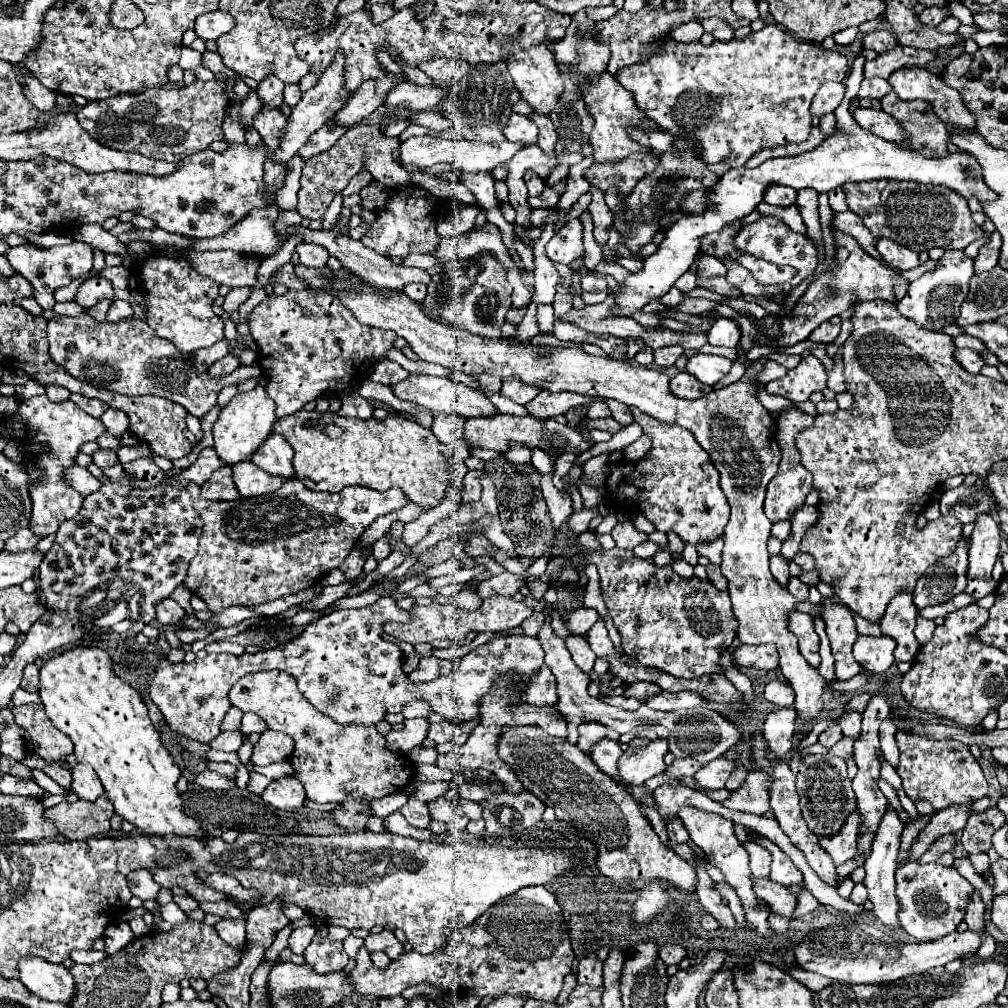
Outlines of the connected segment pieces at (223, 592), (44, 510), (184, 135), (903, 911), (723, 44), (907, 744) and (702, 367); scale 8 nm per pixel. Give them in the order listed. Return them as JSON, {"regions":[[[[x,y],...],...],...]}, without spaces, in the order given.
{"regions":[[[[298,479],[284,485],[270,495],[240,499],[240,501],[206,501],[200,496],[200,486],[189,483],[192,507],[198,511],[204,529],[200,549],[190,561],[184,585],[198,597],[202,597],[210,611],[220,611],[232,605],[256,607],[266,601],[274,601],[288,593],[298,593],[316,583],[324,573],[342,565],[362,531],[380,515],[402,509],[410,503],[408,495],[400,489],[376,491],[368,487],[344,487],[340,493],[318,493],[304,487]]],[[[46,395],[24,399],[20,403],[16,415],[22,419],[22,433],[24,433],[22,445],[38,443],[38,445],[44,447],[38,453],[28,451],[26,457],[34,463],[34,467],[38,471],[42,471],[38,481],[32,481],[32,479],[28,481],[28,493],[30,493],[30,499],[32,499],[30,531],[36,537],[46,537],[46,535],[56,533],[56,519],[72,519],[82,509],[84,495],[80,495],[66,481],[64,471],[68,467],[76,465],[76,457],[78,457],[80,447],[84,443],[96,441],[98,437],[108,433],[108,429],[104,427],[104,423],[100,423],[100,419],[96,419],[96,417],[88,415],[84,409],[80,409],[72,399],[54,403]]],[[[224,79],[194,81],[178,89],[148,89],[134,95],[118,95],[104,101],[90,101],[78,111],[78,123],[94,141],[118,149],[134,151],[152,159],[176,163],[194,151],[206,149],[212,141],[224,139],[222,121],[230,109],[224,95]]],[[[906,863],[898,867],[896,883],[896,895],[900,903],[898,921],[908,935],[924,941],[952,933],[964,919],[966,907],[974,893],[974,887],[956,871],[956,867],[942,867],[938,863]]],[[[768,23],[762,31],[750,33],[744,39],[714,41],[708,47],[702,43],[680,45],[672,41],[664,55],[654,55],[654,59],[636,63],[634,67],[624,67],[616,73],[616,77],[626,89],[630,89],[638,109],[642,109],[642,113],[658,127],[656,131],[642,131],[630,127],[630,139],[656,155],[678,155],[680,149],[676,147],[676,139],[686,137],[688,141],[698,145],[698,157],[702,161],[722,161],[730,167],[742,167],[758,149],[786,143],[802,143],[810,137],[810,103],[824,83],[842,83],[848,77],[848,59],[840,51],[828,51],[818,43],[802,41],[780,25]]],[[[898,731],[896,741],[900,749],[900,763],[896,771],[912,801],[928,799],[934,809],[944,809],[952,803],[970,803],[988,795],[988,781],[968,745],[960,741],[930,741],[928,737],[910,735],[906,731]]],[[[694,353],[686,363],[686,371],[692,373],[704,385],[716,385],[730,371],[730,367],[732,367],[730,359],[706,353]]]]}

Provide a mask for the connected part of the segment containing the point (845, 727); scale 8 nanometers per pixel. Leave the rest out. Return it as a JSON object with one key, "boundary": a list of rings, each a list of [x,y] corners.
{"boundary":[[[842,713],[840,717],[840,727],[842,727],[842,733],[844,737],[850,737],[850,739],[860,739],[862,735],[862,729],[860,729],[860,713]]]}

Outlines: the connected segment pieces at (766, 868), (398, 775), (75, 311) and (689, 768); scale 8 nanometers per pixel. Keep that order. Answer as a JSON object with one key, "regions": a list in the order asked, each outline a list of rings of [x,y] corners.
{"regions":[[[[746,841],[744,849],[750,853],[752,857],[752,875],[754,877],[766,877],[770,873],[770,863],[772,863],[772,855],[768,849]]],[[[262,671],[244,675],[234,683],[228,697],[240,711],[254,711],[270,729],[294,739],[296,745],[290,763],[298,771],[296,777],[304,783],[306,797],[316,803],[338,803],[350,795],[374,801],[404,789],[412,781],[412,763],[404,755],[390,751],[376,727],[344,727],[320,711],[314,711],[300,695],[296,679],[288,673]]],[[[69,301],[65,303],[56,303],[53,307],[53,311],[59,315],[76,317],[85,312],[85,309],[76,302]]],[[[684,757],[684,759],[676,759],[672,765],[668,765],[664,769],[664,775],[668,775],[670,779],[680,779],[680,777],[692,777],[696,771],[700,769],[700,763],[690,759],[690,757]]]]}

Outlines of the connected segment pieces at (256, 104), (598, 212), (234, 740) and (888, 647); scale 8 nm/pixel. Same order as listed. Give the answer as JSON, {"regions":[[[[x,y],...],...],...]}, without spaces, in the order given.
{"regions":[[[[250,89],[247,98],[241,104],[240,123],[244,127],[244,131],[254,126],[254,117],[261,107],[260,100],[256,90]]],[[[591,185],[589,191],[592,194],[592,202],[588,206],[588,209],[594,225],[593,235],[598,244],[606,244],[609,238],[608,230],[613,225],[614,218],[604,201],[601,190]]],[[[222,731],[214,743],[210,743],[216,751],[238,751],[242,747],[242,733],[240,731]]],[[[860,635],[854,643],[854,659],[870,673],[884,673],[894,663],[896,641],[888,635]]]]}

